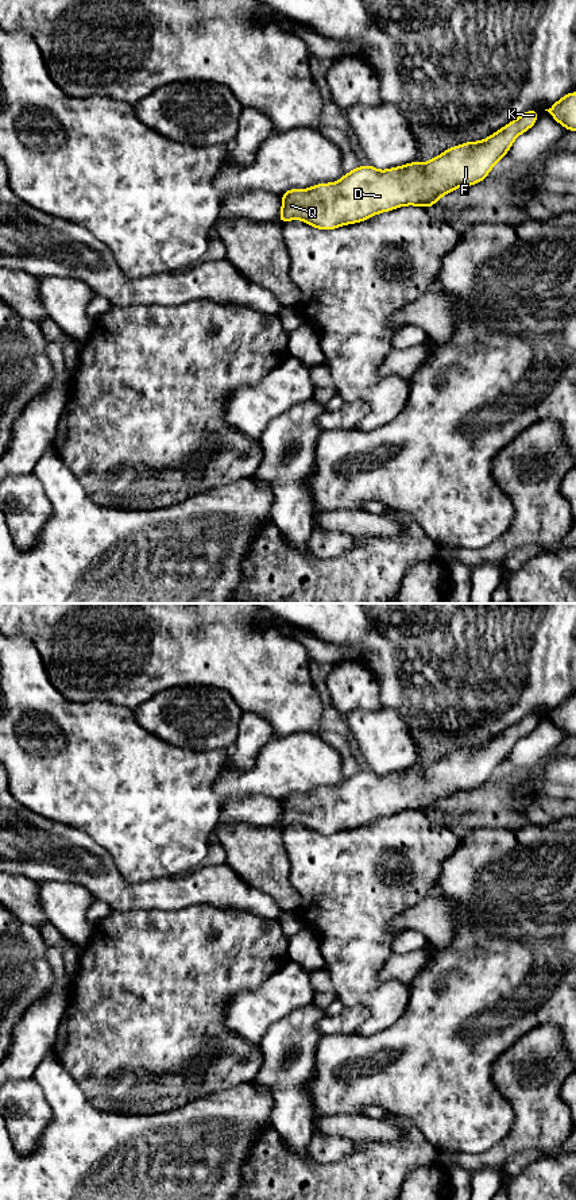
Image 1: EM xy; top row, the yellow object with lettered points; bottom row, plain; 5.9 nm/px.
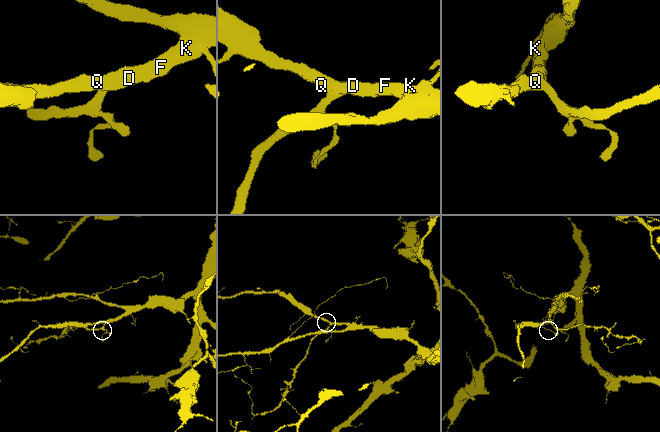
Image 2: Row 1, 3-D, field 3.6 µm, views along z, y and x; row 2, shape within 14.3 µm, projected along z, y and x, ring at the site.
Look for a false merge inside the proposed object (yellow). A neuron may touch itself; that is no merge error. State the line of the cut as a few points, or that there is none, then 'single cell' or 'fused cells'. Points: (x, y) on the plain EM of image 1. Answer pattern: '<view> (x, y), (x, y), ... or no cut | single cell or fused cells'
no cut | single cell

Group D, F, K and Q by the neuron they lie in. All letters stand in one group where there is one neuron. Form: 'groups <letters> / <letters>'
groups D F K Q

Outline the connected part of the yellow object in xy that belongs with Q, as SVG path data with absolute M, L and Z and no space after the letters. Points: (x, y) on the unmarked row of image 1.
M533 714L510 726L482 746L465 746L444 756L428 768L410 767L380 776L371 769L353 773L332 788L317 788L310 794L290 794L281 799L281 829L298 823L318 834L335 834L344 829L364 826L379 817L388 817L403 810L432 813L437 803L460 791L471 791L483 786L494 769L506 761L518 740L534 730L540 715Z

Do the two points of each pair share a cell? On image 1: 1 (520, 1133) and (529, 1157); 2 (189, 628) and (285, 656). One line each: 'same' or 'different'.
1: different
2: same

